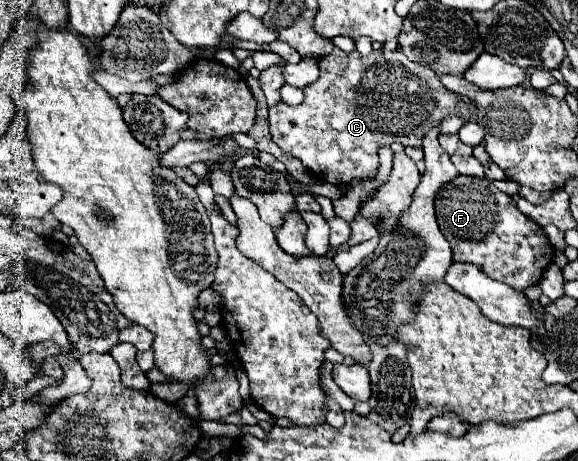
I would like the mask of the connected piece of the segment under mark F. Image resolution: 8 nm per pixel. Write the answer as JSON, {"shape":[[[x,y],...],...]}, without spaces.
{"shape":[[[458,176],[444,184],[436,196],[436,218],[452,246],[454,262],[474,264],[490,278],[518,292],[536,286],[554,258],[554,248],[542,226],[526,218],[512,204],[512,198],[502,194],[488,178]]]}

